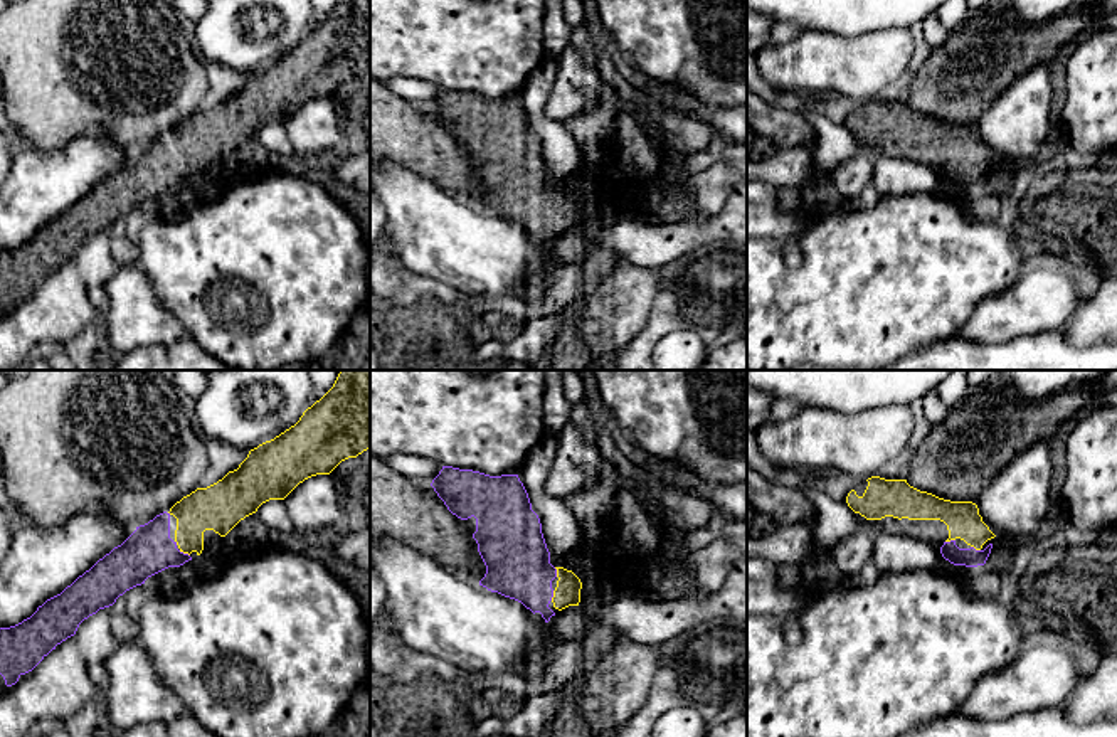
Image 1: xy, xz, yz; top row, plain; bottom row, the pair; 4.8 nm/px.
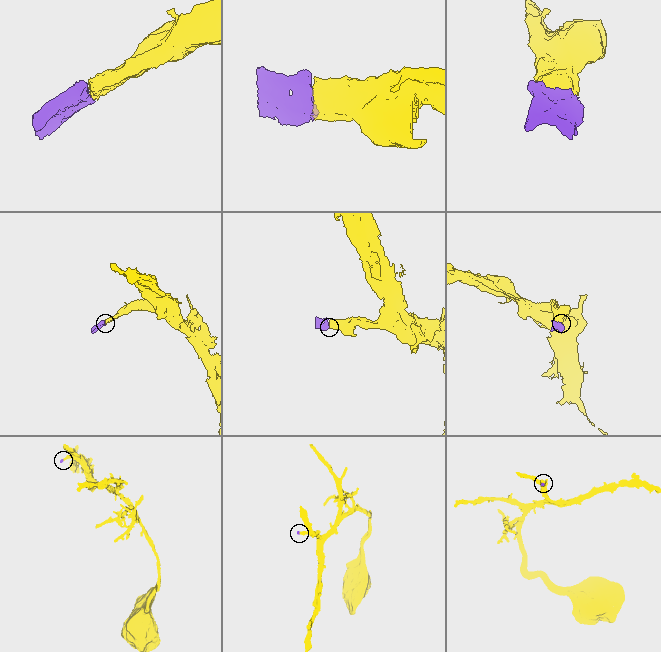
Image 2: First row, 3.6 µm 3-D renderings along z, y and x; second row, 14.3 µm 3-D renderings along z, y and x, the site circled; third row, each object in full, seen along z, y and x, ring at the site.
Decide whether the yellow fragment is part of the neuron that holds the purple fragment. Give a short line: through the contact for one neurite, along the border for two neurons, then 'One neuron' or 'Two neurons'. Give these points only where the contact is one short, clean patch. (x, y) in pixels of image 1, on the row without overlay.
Line: xy (148, 174), (182, 175), (190, 147), (206, 132). One neuron

